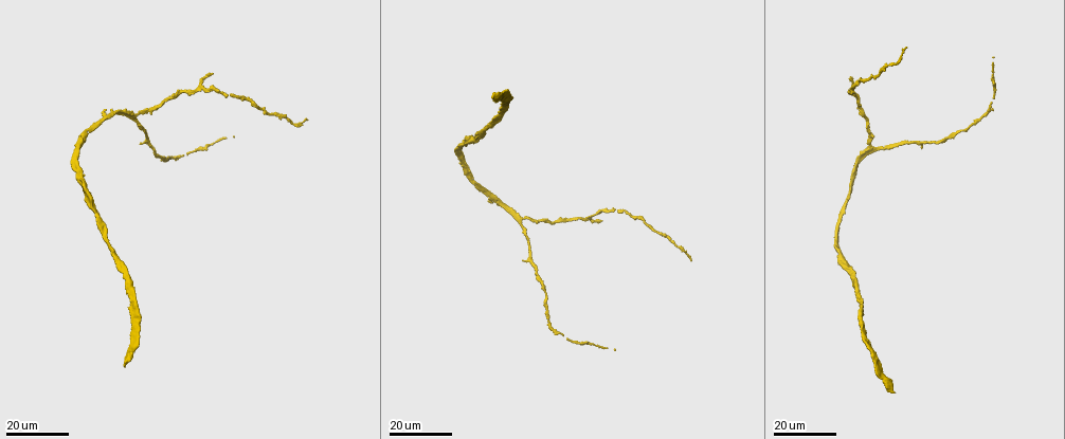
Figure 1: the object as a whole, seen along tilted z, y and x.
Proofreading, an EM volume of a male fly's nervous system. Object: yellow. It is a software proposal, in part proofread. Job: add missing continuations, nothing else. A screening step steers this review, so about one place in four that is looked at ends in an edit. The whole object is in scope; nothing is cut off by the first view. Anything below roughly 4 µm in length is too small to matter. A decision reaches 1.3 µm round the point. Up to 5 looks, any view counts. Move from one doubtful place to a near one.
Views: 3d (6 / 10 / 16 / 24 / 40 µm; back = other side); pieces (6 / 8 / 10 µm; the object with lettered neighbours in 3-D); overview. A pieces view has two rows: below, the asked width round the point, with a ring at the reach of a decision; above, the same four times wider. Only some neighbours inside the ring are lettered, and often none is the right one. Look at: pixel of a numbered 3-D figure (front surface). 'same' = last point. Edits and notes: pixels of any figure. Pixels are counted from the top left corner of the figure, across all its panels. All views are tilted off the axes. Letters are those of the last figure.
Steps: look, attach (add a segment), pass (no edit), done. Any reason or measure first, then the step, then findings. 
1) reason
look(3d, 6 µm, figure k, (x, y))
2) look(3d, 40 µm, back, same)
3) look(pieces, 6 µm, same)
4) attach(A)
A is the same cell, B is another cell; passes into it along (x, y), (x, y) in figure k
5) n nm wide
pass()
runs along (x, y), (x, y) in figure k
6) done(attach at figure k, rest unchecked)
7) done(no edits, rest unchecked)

free end
look(3d, 24 µm, figure 1, (616, 348))

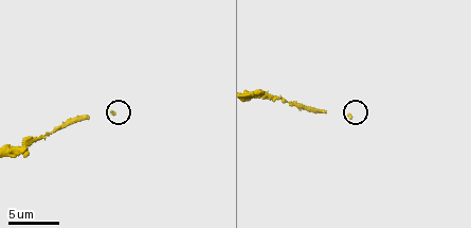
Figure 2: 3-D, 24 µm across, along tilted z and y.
look(pieces, 8 µm, figure 2, (351, 116))

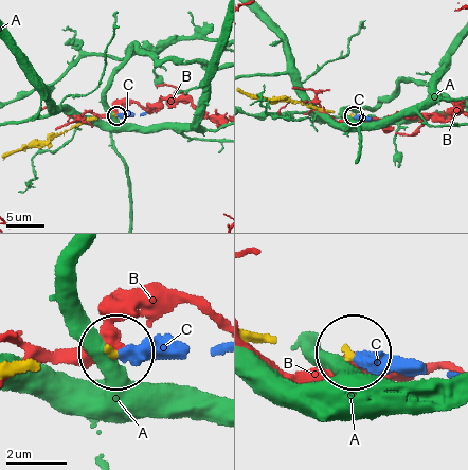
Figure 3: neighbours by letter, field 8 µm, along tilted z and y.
attach(C)
C is the same cell, A and B are other cells; passes into it along (83, 124), (144, 113) in figure 3; the neuron continues

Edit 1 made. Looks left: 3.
look(overview)

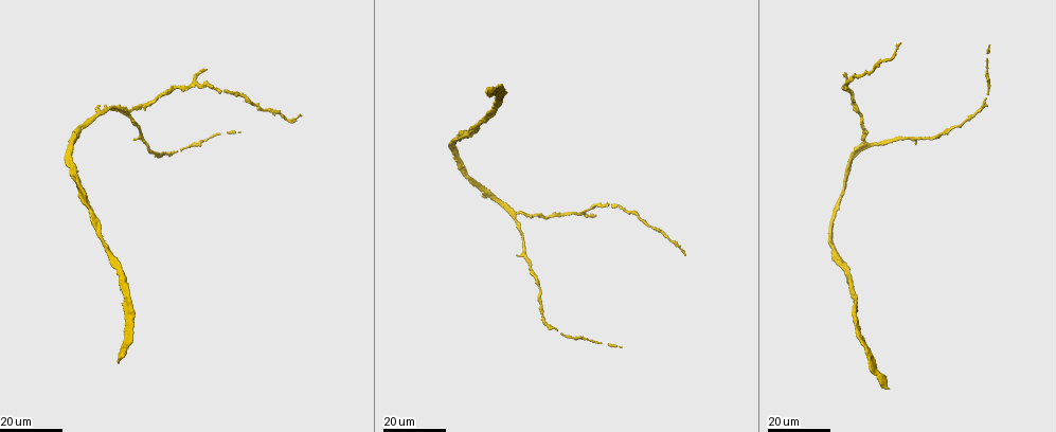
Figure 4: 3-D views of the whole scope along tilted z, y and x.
an open end
look(3d, 16 µm, figure 4, (204, 69))

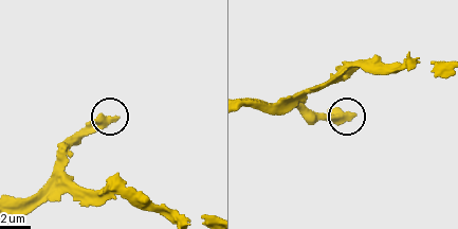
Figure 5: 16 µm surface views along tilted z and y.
look(pieces, 10 µm, figure 5, (117, 119))

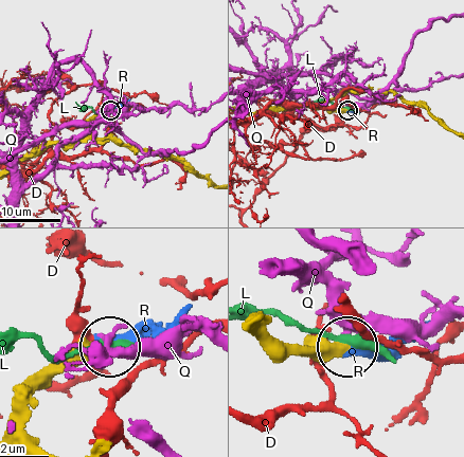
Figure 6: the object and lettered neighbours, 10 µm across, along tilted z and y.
attach(R)
R is the same cell, D, L and Q are other cells; the neuron continues

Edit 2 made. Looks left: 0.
done(attach at figure 3, attach at figure 6, rest unchecked)

